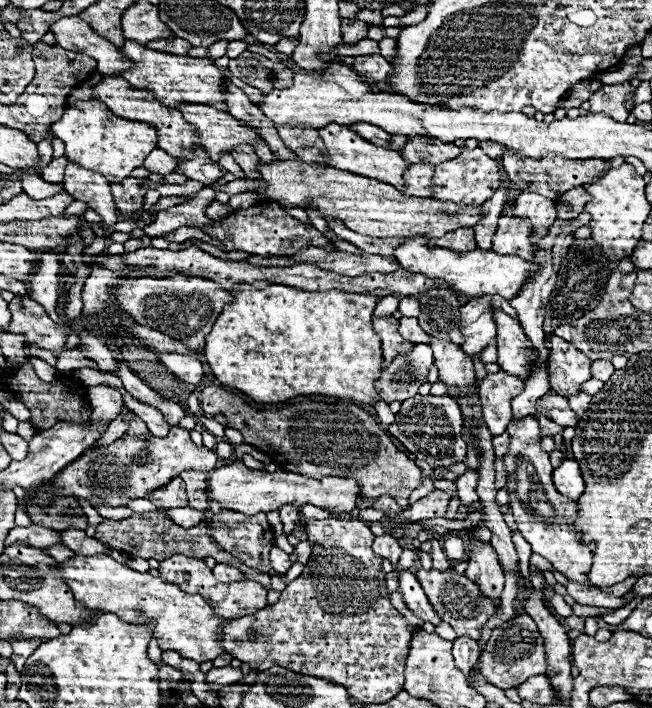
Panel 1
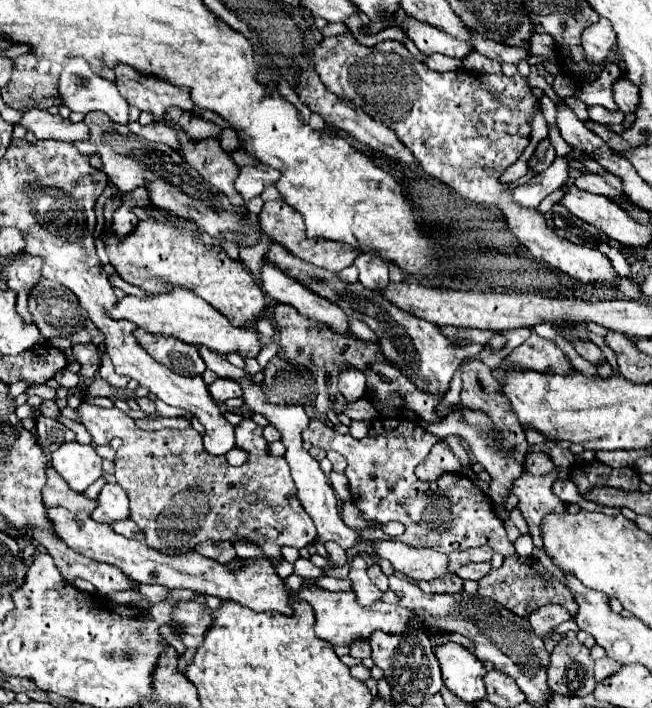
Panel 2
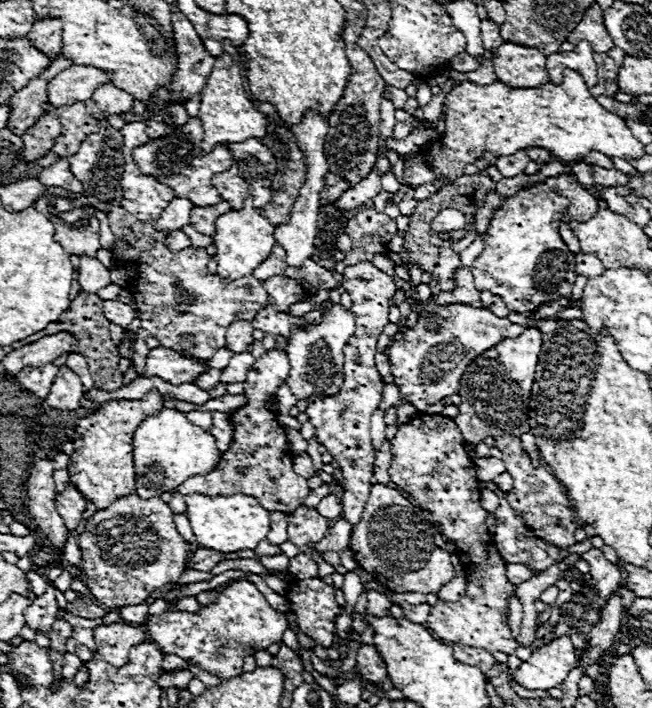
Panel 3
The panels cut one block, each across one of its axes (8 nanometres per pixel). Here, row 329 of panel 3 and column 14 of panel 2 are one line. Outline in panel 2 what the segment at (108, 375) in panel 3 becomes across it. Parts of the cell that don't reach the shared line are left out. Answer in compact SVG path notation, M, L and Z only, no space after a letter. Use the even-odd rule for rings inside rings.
M36 72L18 76L10 80L2 88L2 98L10 108L26 110L26 108L50 108L60 106L60 94L58 94L58 76L36 76Z

